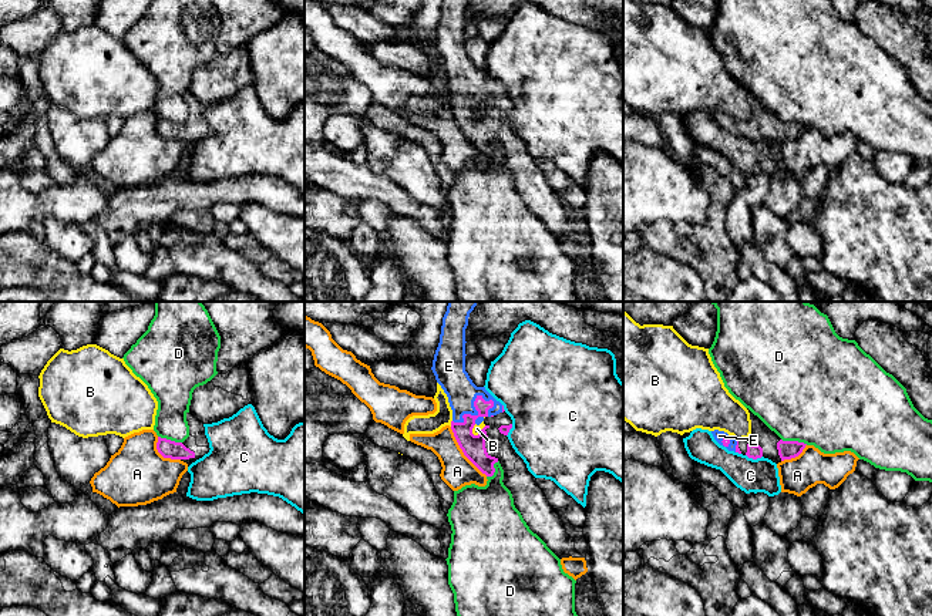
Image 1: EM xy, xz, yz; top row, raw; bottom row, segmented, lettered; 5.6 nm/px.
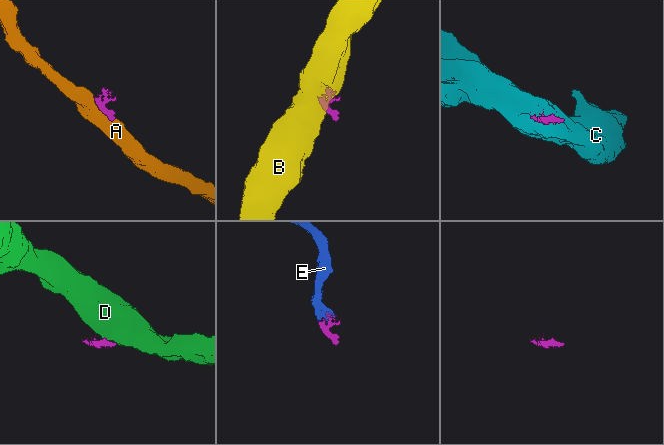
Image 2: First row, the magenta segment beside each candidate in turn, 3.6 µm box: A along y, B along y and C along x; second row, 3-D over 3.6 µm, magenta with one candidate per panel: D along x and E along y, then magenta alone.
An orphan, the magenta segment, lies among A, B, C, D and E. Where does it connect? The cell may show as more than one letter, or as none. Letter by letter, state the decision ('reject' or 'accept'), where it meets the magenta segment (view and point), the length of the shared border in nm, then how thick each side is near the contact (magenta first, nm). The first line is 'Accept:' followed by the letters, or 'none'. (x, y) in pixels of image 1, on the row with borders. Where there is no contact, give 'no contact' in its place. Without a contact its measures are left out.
Accept: E
A: reject; meets magenta in xz at (463, 451); contact 360 nm long; 130 nm thick on the magenta side, 180 nm on the other
B: reject; meets magenta in xz at (451, 423); contact 40 nm long; 130 nm thick on the magenta side, 110 nm on the other
C: reject; meets magenta in yz at (754, 458); contact 100 nm long; 80 nm thick on the magenta side, 190 nm on the other
D: reject; meets magenta in yz at (794, 441); contact 160 nm long; 110 nm thick on the magenta side, 480 nm on the other
E: accept; meets magenta in xz at (477, 410); contact 260 nm long; 130 nm thick on the magenta side, 170 nm on the other

